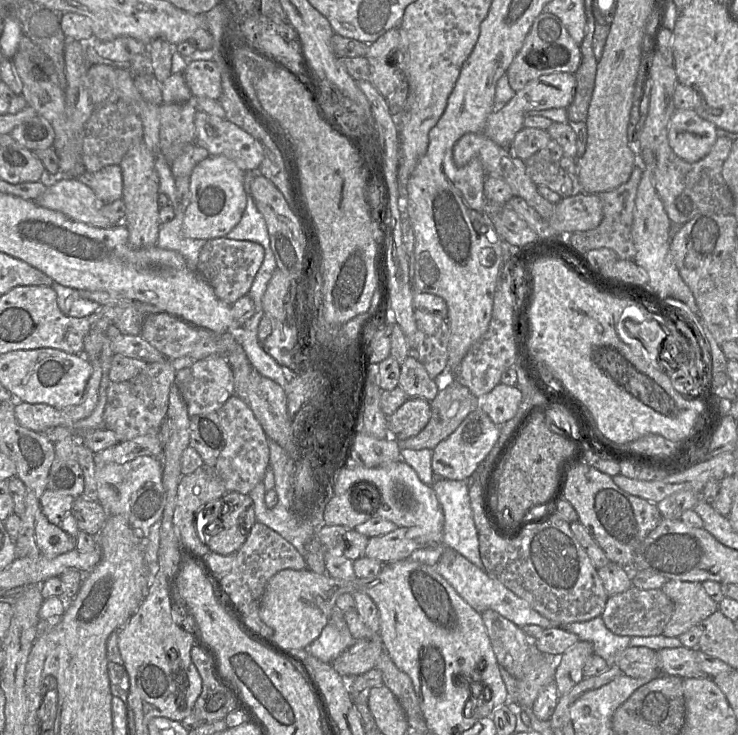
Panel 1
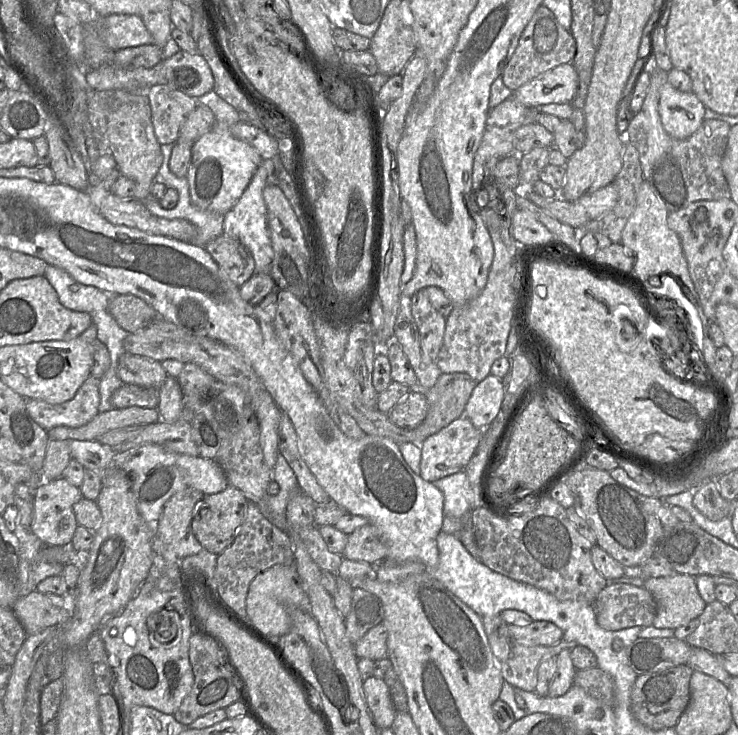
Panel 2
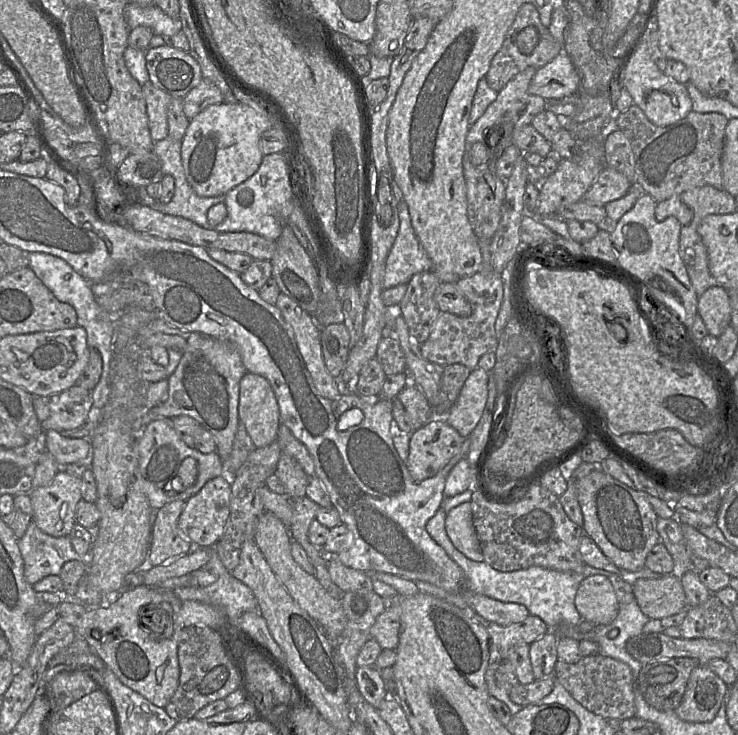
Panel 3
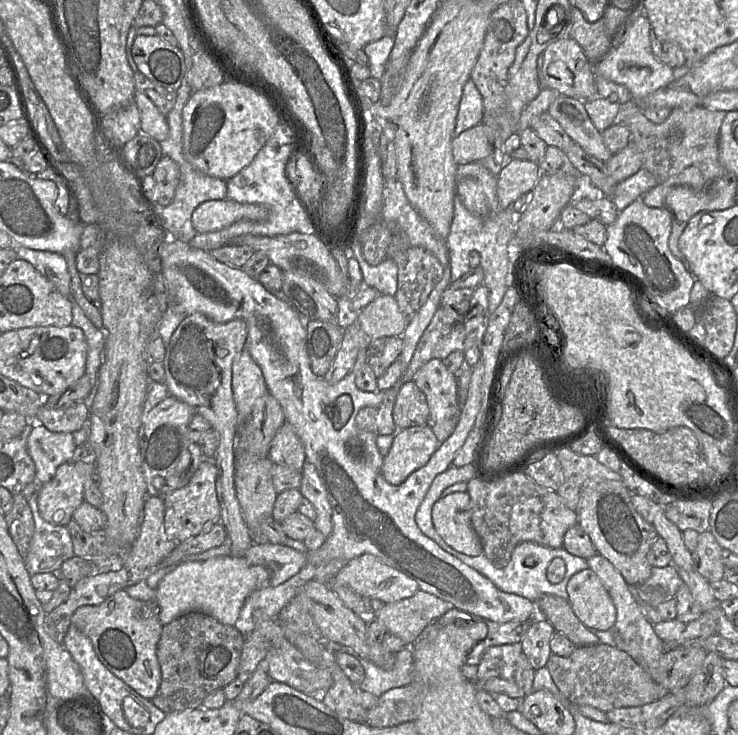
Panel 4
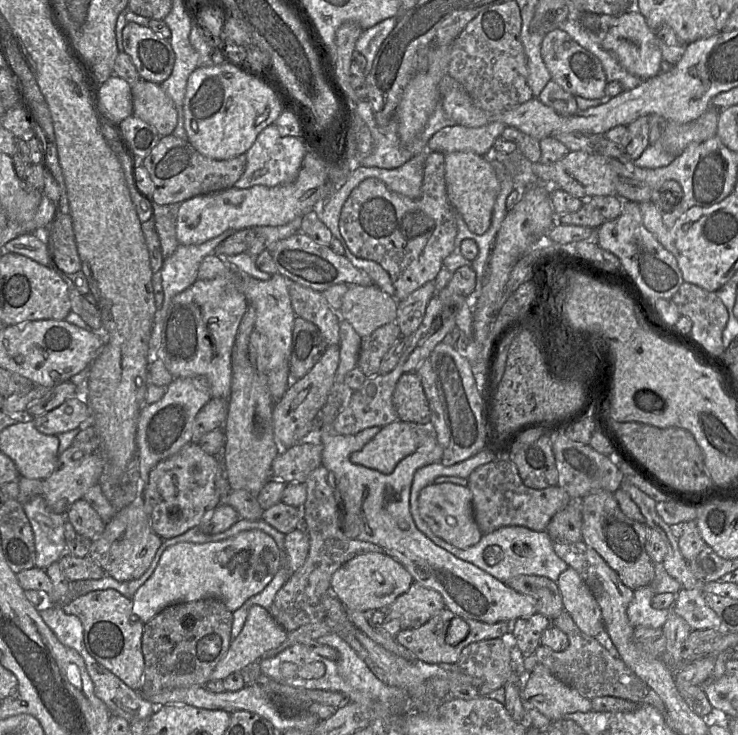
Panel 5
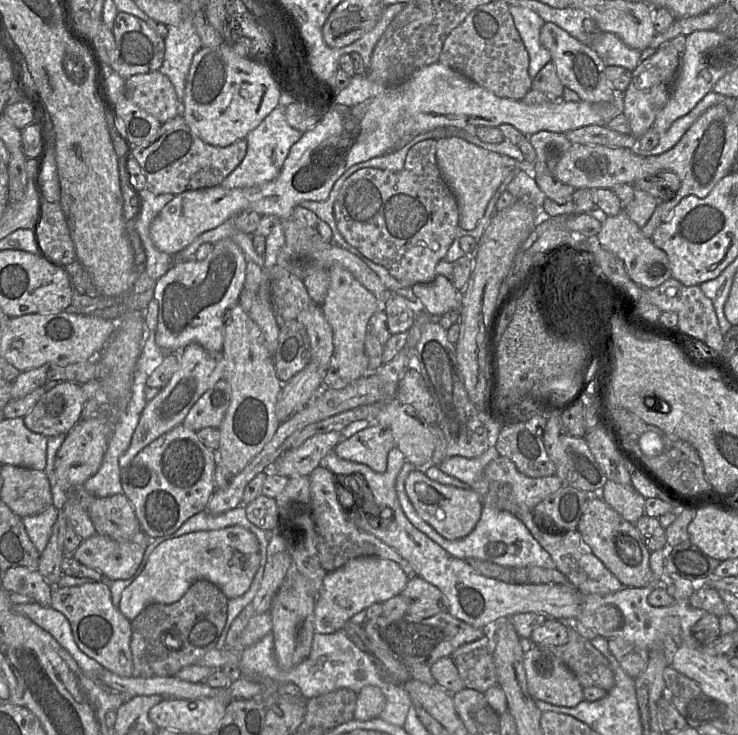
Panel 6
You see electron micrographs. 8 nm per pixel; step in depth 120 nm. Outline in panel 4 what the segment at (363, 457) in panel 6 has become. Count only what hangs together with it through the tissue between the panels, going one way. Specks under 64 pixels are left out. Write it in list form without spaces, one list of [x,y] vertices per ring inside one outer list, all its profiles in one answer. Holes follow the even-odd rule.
[[[430,418],[426,425],[401,429],[394,435],[392,445],[384,456],[383,477],[392,485],[400,485],[429,461],[439,445]]]

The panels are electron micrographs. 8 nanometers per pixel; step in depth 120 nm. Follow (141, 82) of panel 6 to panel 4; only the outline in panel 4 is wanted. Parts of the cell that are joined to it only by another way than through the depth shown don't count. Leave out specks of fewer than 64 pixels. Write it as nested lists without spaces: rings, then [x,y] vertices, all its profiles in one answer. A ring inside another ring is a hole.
[[[136,91],[134,101],[140,113],[142,131],[158,142],[165,140],[169,134],[167,117],[144,92]]]

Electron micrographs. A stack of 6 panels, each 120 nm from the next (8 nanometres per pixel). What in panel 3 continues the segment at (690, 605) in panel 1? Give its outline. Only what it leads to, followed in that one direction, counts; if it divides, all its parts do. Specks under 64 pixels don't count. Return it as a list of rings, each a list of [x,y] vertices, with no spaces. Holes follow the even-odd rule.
[[[675,574],[640,578],[633,584],[633,593],[641,611],[650,620],[661,620],[687,609],[681,579]]]

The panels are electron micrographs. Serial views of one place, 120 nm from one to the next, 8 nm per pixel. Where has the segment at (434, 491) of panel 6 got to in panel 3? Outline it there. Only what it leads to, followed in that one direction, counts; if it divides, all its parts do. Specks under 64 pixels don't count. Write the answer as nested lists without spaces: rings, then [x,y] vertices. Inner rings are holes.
[[[464,502],[446,514],[445,530],[452,544],[463,555],[475,562],[484,561],[473,524],[470,502]]]

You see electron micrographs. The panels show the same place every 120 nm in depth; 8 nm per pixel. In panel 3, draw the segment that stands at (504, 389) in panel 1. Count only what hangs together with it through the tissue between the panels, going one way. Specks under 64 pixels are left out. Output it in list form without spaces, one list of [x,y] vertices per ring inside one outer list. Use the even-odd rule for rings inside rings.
[[[479,367],[471,370],[466,379],[457,400],[445,414],[434,414],[432,418],[441,418],[453,427],[464,438],[469,437],[480,421],[488,396],[489,374]]]

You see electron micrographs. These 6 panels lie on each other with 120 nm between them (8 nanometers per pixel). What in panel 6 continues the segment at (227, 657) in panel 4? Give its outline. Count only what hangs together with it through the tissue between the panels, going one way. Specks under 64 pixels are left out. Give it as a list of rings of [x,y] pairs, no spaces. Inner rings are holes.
[[[200,579],[179,601],[153,603],[144,608],[131,621],[133,676],[175,677],[184,667],[197,664],[208,651],[217,648],[227,623],[228,601],[217,585]]]

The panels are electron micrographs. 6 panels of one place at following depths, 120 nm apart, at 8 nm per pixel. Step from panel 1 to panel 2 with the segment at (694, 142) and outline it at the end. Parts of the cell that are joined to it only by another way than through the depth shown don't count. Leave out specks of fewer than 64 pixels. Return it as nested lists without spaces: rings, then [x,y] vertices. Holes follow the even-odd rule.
[[[669,82],[660,88],[658,110],[664,130],[678,140],[691,136],[706,118],[705,106],[693,92],[681,92]]]

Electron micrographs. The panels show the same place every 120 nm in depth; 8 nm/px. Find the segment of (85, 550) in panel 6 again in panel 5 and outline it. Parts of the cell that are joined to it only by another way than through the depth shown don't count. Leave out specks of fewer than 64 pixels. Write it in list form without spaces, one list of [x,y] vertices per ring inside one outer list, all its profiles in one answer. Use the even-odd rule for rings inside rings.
[[[137,496],[129,506],[117,510],[115,517],[106,523],[104,532],[92,540],[89,557],[98,563],[105,573],[119,582],[138,579],[150,567],[163,539],[151,526],[142,496]]]

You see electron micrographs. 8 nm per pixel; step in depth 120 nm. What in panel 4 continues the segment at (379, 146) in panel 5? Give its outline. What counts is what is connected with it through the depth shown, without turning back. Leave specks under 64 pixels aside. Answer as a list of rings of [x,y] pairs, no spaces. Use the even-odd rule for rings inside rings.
[[[470,79],[463,87],[462,97],[456,118],[454,137],[482,122],[483,99],[476,85]]]

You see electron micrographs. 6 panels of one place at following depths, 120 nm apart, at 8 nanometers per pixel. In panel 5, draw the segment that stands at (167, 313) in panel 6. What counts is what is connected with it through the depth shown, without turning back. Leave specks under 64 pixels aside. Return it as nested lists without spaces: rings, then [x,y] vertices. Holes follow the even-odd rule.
[[[230,270],[211,280],[197,279],[188,289],[177,294],[171,303],[165,319],[159,348],[154,357],[161,359],[174,378],[205,377],[211,389],[211,396],[228,400],[232,381],[232,349],[239,325],[247,311],[248,301],[239,288],[237,270]]]

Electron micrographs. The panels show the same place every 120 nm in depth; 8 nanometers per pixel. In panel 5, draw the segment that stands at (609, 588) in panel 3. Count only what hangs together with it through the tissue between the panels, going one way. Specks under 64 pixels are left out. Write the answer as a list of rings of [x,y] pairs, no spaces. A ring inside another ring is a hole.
[[[568,567],[556,582],[564,610],[587,636],[596,637],[604,630],[602,613],[593,593],[579,573]]]

